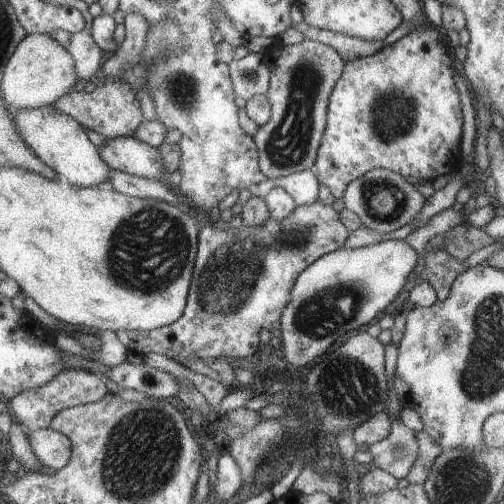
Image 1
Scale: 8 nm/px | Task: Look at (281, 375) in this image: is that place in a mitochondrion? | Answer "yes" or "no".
no

